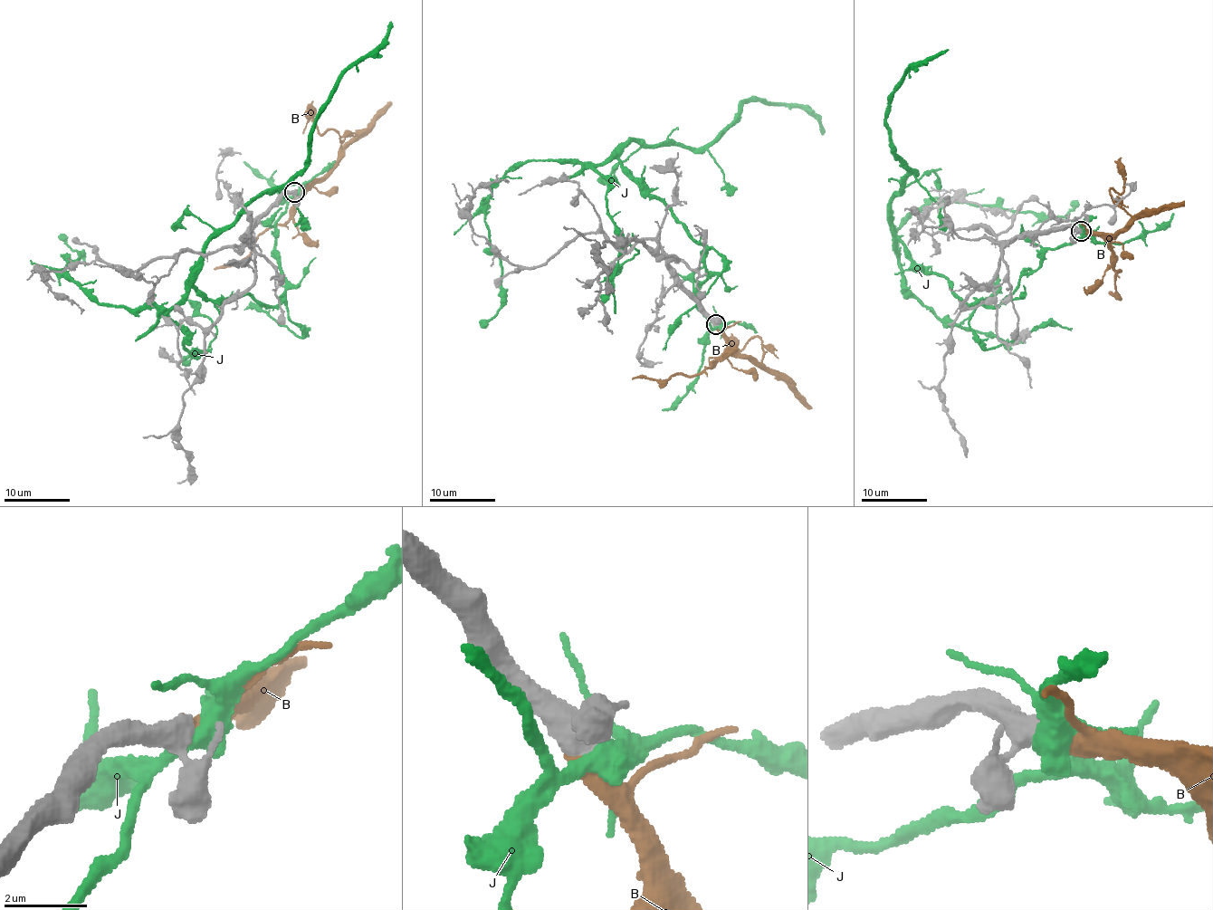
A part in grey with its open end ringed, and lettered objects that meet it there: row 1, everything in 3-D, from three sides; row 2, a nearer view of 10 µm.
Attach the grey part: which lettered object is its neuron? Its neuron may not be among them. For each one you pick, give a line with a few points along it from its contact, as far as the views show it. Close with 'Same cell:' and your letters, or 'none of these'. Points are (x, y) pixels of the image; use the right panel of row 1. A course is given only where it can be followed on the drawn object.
B: via (1082, 230), (1110, 235), (1131, 219), (1109, 191), (1111, 187), (1119, 193), (1122, 190), (1122, 157)
Same cell: B

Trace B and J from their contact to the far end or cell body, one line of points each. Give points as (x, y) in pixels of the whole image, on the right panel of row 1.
B: (1082, 230), (1110, 235), (1131, 219), (1109, 191), (1111, 187), (1119, 193), (1122, 190), (1122, 157)
J: (1081, 233), (995, 305), (916, 265), (893, 232), (914, 170), (892, 150), (888, 95), (949, 49)

